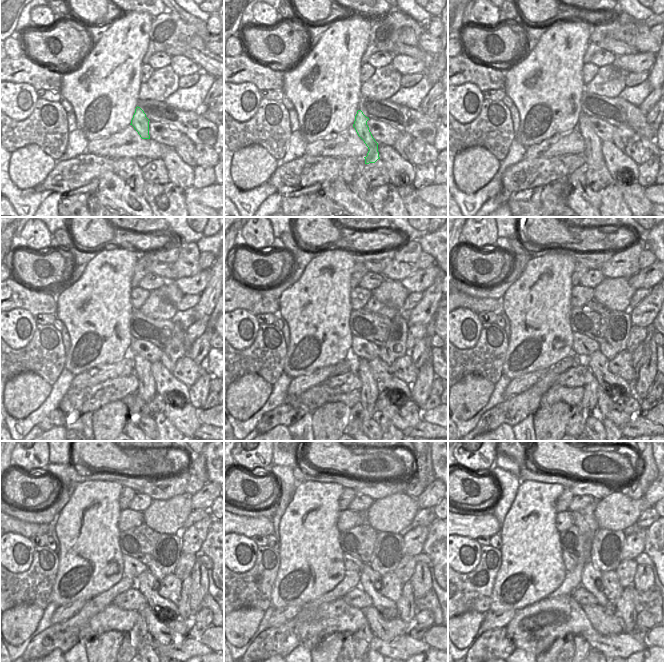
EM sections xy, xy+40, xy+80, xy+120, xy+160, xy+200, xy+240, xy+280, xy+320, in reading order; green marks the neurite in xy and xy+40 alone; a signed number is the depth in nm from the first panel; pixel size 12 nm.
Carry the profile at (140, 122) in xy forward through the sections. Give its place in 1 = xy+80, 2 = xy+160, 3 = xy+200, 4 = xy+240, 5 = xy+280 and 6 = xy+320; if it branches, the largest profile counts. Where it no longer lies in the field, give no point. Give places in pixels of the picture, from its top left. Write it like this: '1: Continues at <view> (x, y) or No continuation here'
1: Continues at xy+80 (593, 145)
2: Continues at xy+160 (369, 391)
3: Continues at xy+200 (588, 405)
4: Continues at xy+240 (140, 632)
5: Continues at xy+280 (362, 637)
6: Continues at xy+320 (581, 644).

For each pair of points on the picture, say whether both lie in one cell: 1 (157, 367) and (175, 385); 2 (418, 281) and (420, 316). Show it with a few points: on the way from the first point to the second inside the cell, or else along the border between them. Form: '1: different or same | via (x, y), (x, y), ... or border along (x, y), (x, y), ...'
1: same | via (160, 372), (170, 383)
2: different | border along (437, 274), (434, 282), (423, 293)

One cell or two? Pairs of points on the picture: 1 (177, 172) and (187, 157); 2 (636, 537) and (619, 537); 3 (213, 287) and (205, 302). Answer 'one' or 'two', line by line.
1: two
2: two
3: one

